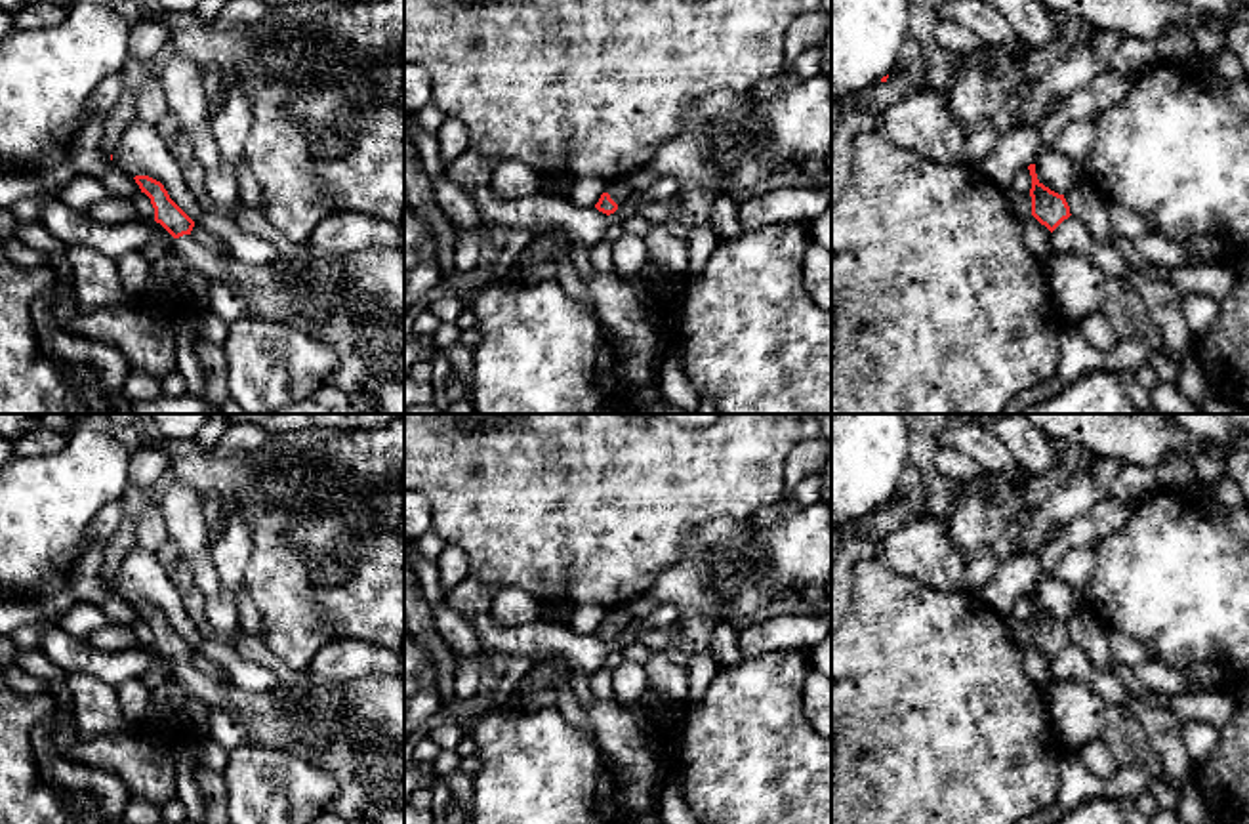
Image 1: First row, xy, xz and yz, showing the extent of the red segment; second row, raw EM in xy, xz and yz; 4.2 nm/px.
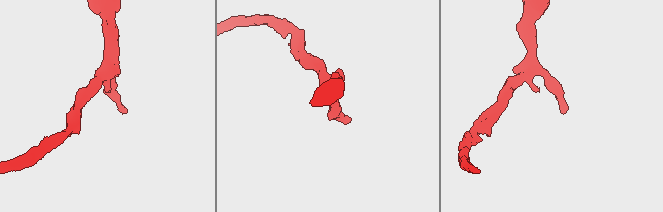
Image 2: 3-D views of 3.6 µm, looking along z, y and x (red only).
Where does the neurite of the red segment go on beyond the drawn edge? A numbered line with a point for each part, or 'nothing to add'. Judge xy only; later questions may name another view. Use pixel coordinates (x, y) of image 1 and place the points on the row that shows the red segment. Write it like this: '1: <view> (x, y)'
1: xy (269, 290)

